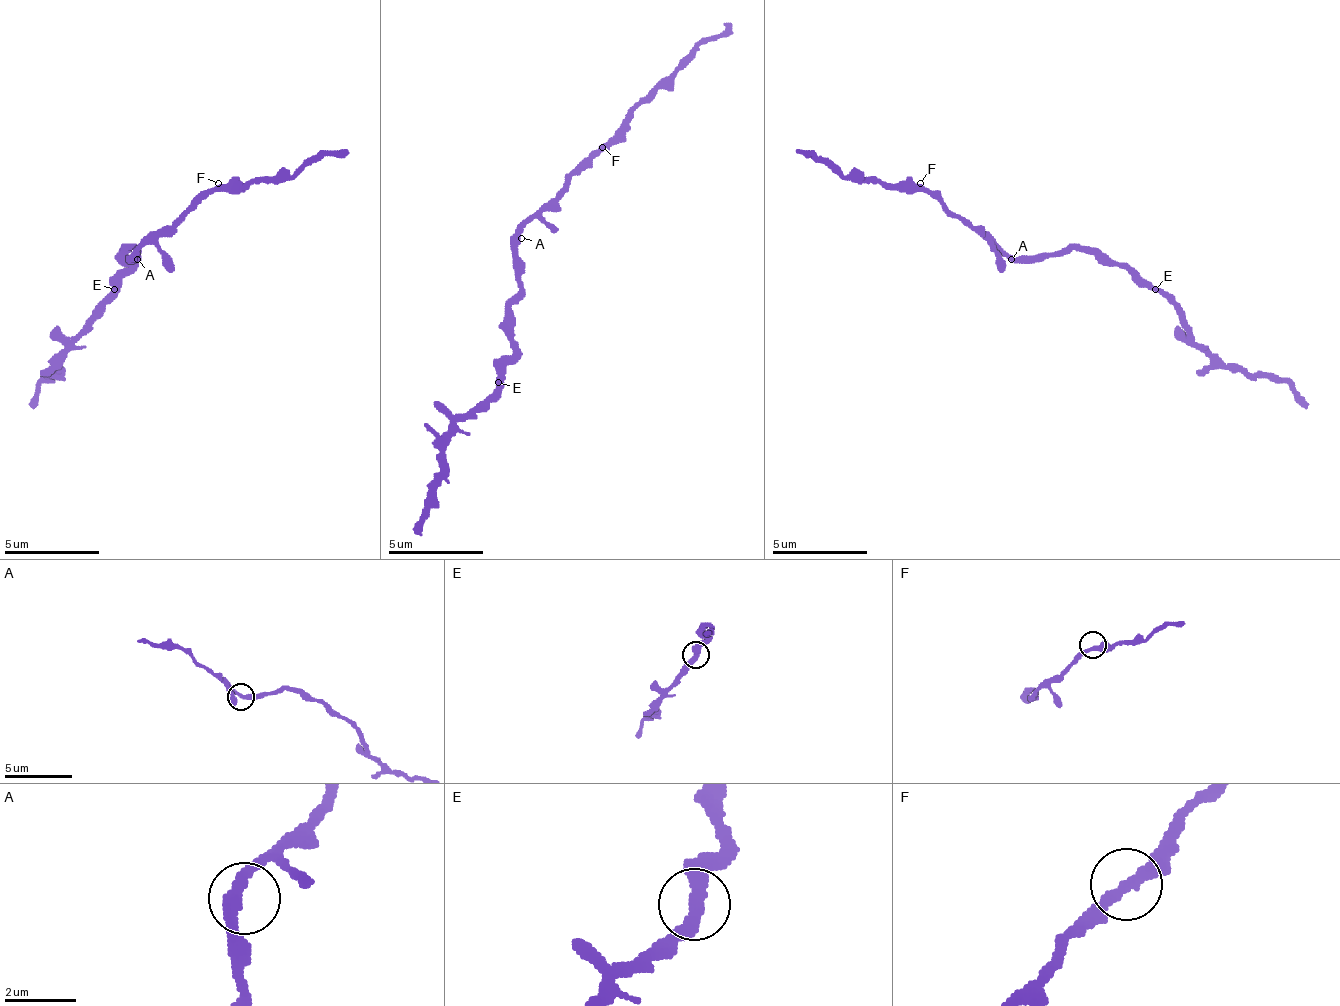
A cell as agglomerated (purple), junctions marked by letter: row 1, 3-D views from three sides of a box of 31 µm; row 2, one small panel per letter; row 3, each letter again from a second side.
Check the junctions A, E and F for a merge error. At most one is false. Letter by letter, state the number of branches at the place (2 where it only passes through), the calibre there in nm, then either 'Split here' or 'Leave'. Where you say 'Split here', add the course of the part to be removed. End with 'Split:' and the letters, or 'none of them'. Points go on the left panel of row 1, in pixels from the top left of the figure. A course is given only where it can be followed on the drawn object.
A: Branches: 2. Thickness 320 nm. Leave
E: Branches: 2. Thickness 340 nm. Leave
F: Branches: 2. Thickness 320 nm. Leave
Split: none of them

